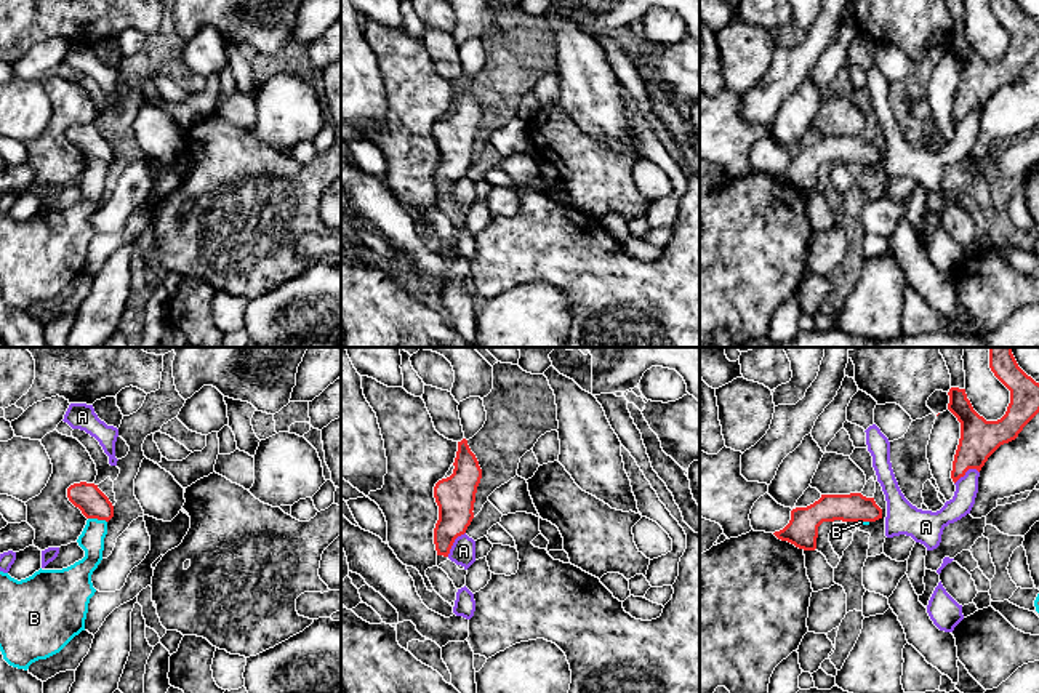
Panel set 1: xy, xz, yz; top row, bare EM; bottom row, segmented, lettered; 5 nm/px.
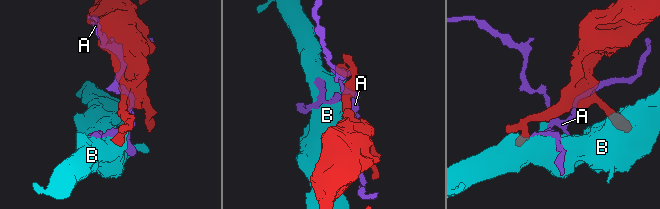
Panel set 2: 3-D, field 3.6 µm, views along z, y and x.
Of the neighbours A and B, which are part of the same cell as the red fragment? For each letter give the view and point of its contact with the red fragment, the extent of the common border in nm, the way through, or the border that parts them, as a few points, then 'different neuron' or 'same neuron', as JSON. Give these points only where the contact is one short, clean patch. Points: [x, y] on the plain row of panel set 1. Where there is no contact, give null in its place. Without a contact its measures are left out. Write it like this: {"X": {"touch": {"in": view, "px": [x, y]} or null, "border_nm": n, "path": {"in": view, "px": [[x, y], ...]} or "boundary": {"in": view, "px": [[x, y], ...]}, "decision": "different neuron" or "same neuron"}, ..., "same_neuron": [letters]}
{"A": {"touch": {"in": "xz", "px": [453, 183]}, "border_nm": 160, "decision": "different neuron"}, "B": {"touch": {"in": "xy", "px": [98, 160]}, "border_nm": 100, "boundary": {"in": "xy", "px": [[88, 159], [106, 164]]}, "decision": "different neuron"}, "same_neuron": []}

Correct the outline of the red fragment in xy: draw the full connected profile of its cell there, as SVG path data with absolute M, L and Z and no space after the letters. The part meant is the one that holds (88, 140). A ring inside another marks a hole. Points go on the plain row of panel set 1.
M80 123L70 126L67 139L86 160L109 163L114 158L112 144L94 125Z

